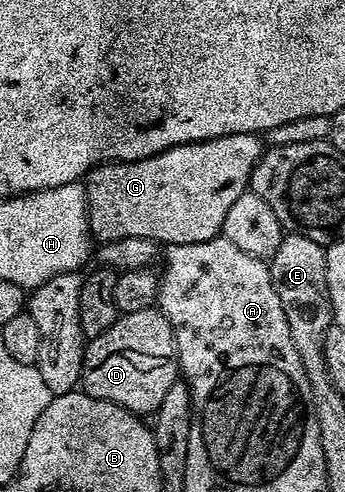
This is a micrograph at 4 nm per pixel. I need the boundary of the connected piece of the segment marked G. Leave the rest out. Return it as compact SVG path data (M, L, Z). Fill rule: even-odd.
M255 133L222 135L209 141L195 141L170 147L153 157L137 161L109 161L88 172L88 226L97 242L141 237L161 246L182 243L202 243L221 236L223 220L238 197L246 192L252 179L252 169L264 154L266 145Z

